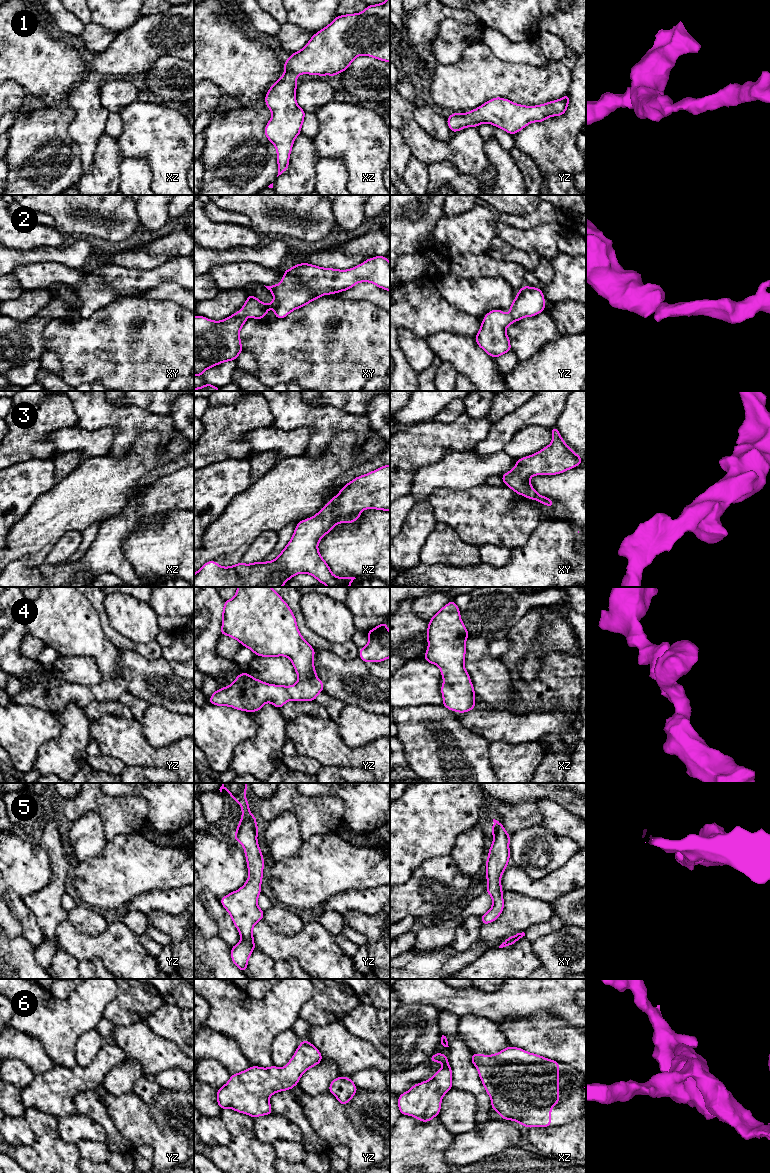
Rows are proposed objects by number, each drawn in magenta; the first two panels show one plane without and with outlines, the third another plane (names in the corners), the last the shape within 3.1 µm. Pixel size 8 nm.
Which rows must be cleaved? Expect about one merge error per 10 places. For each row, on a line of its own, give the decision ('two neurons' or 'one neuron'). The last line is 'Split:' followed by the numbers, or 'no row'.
1: one neuron
2: one neuron
3: one neuron
4: one neuron
5: one neuron
6: one neuron
Split: no row

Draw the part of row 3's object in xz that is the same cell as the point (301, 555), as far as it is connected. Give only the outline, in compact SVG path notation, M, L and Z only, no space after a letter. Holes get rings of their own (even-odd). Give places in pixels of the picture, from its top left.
M390 464L354 478L315 516L298 522L291 540L274 560L252 564L240 562L230 567L208 561L194 574L194 587L282 587L290 578L300 573L312 575L328 587L349 587L356 578L334 576L318 552L318 543L337 523L355 522L364 509L390 511Z

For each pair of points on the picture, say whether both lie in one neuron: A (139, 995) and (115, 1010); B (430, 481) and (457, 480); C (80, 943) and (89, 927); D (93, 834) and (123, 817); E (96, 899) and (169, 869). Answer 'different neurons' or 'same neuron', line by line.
A: same neuron
B: same neuron
C: different neurons
D: different neurons
E: same neuron

